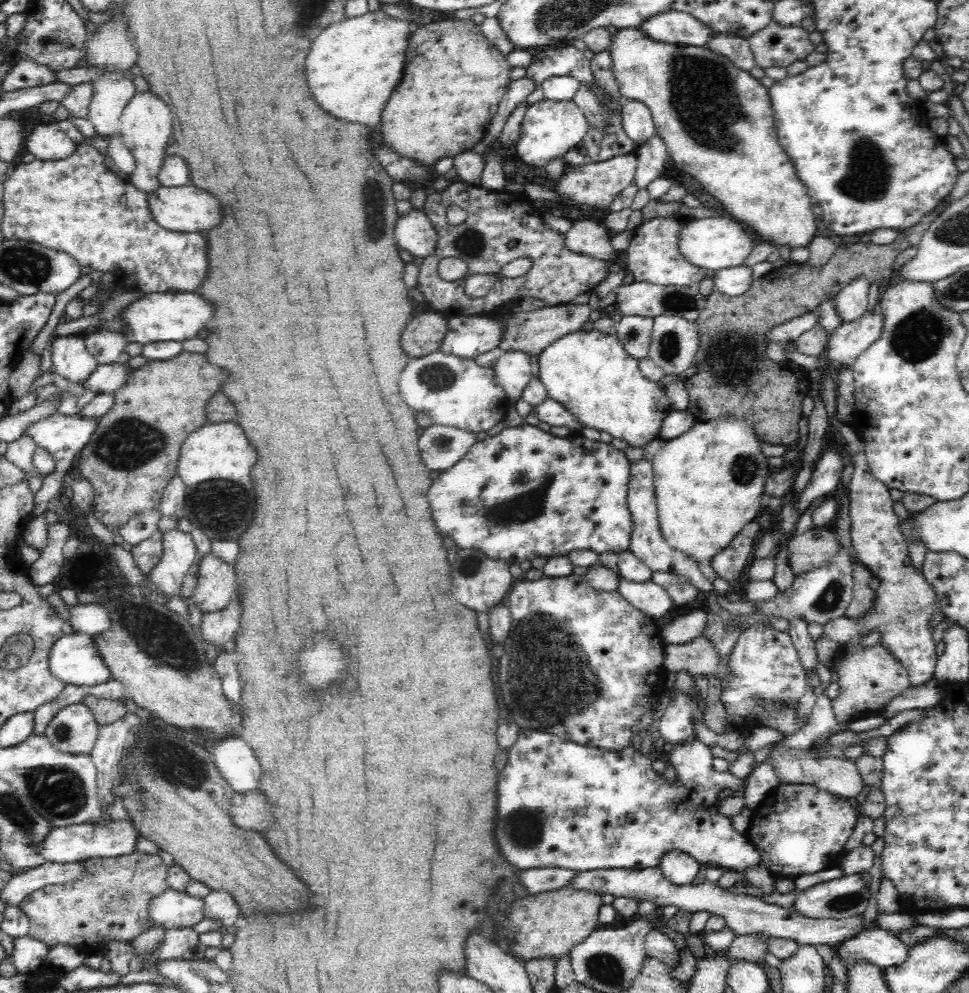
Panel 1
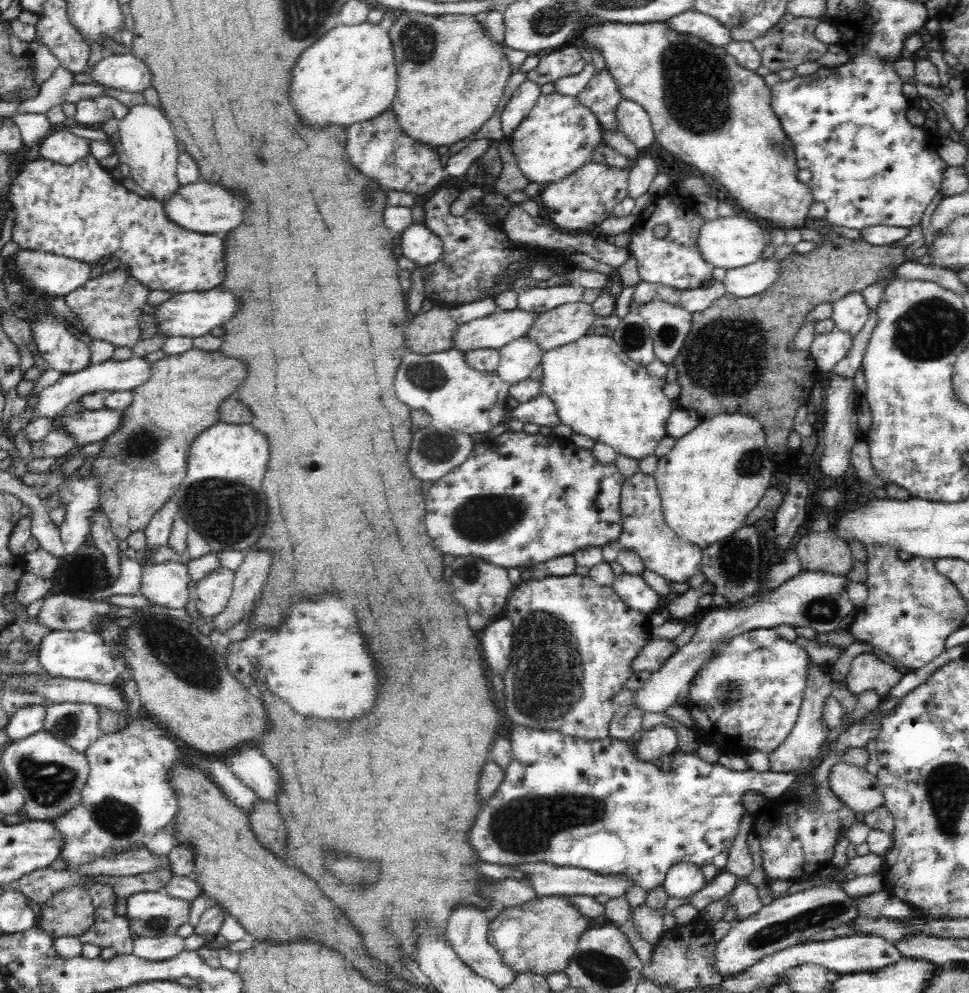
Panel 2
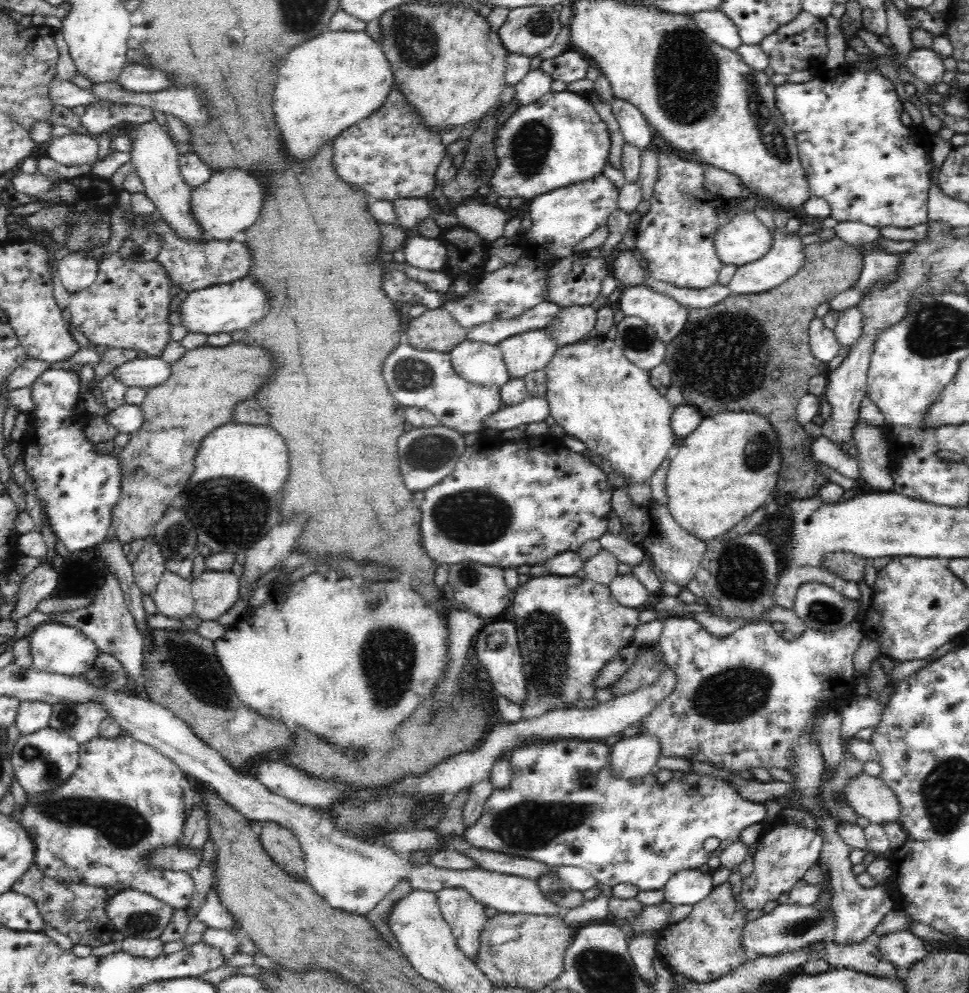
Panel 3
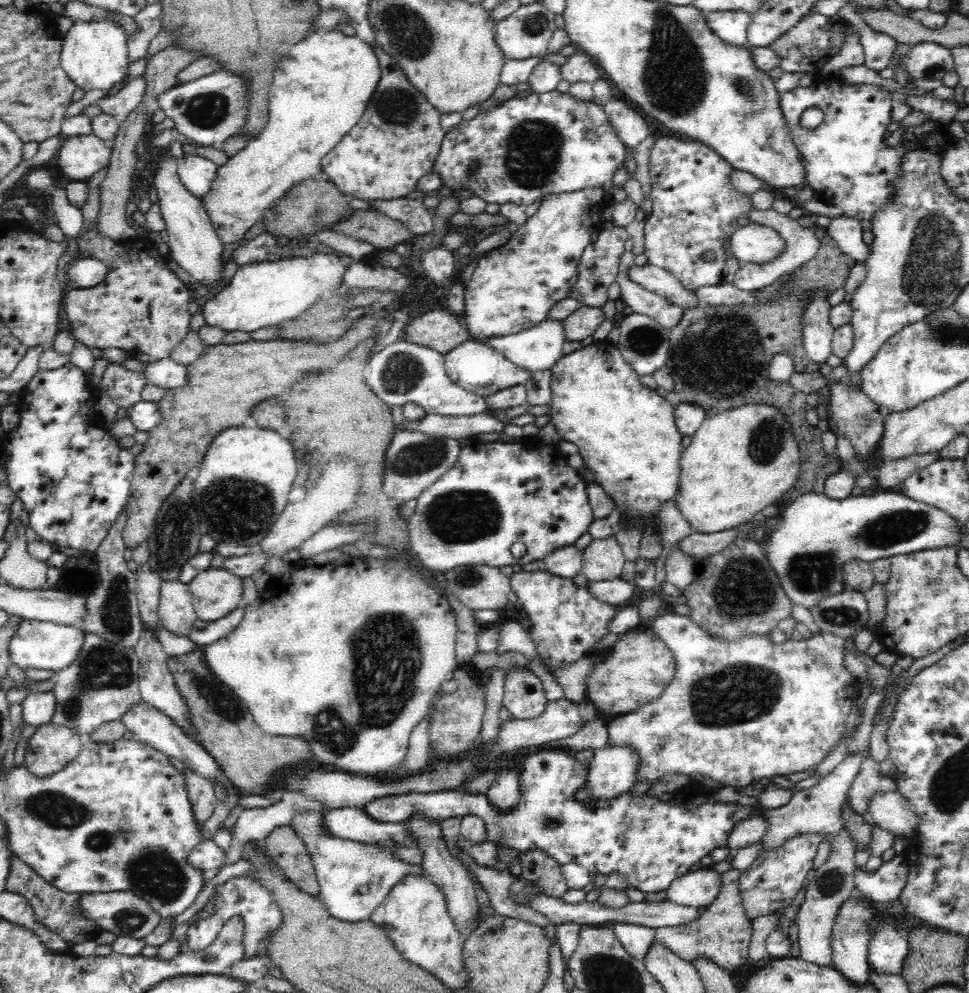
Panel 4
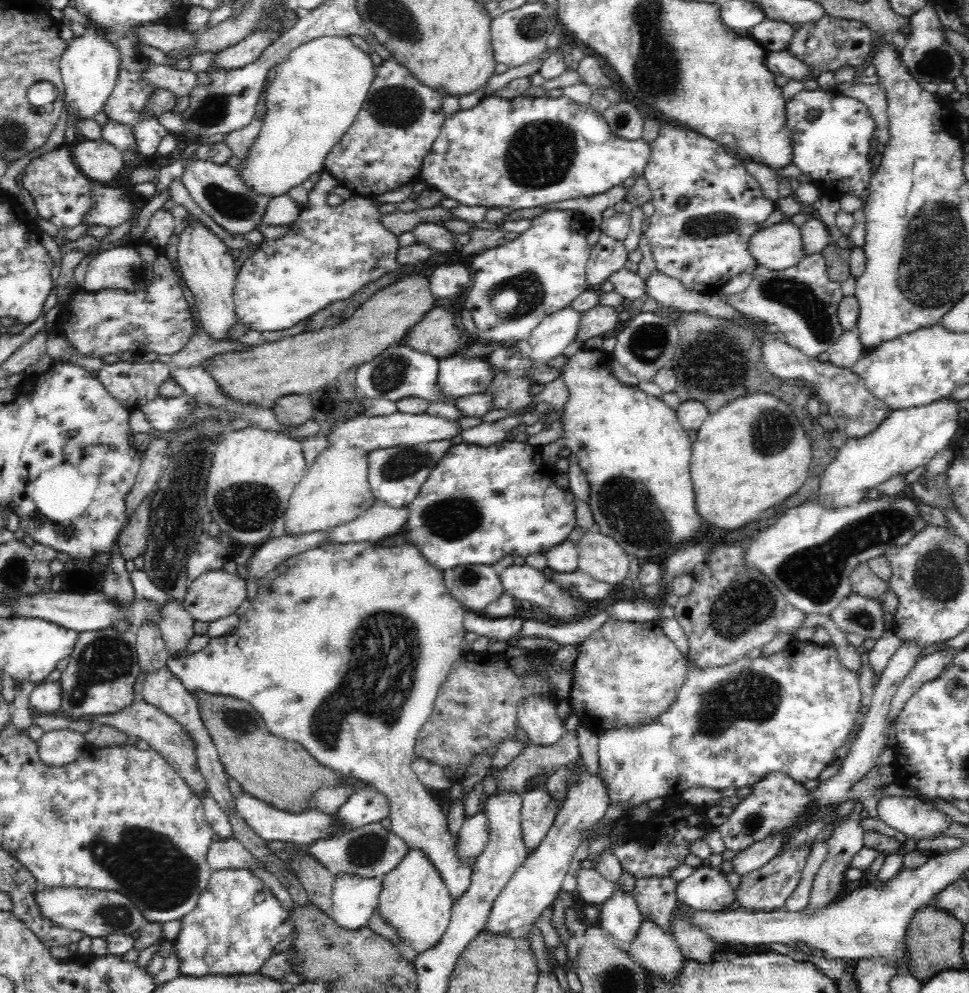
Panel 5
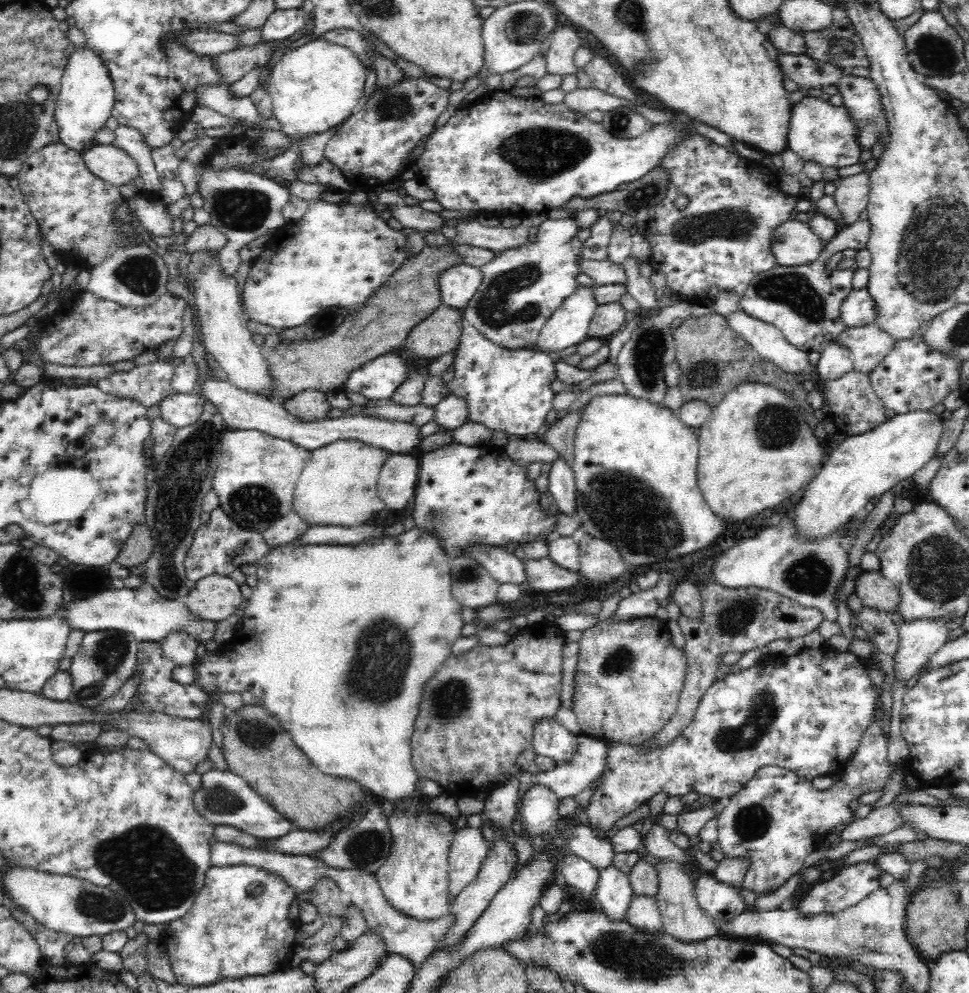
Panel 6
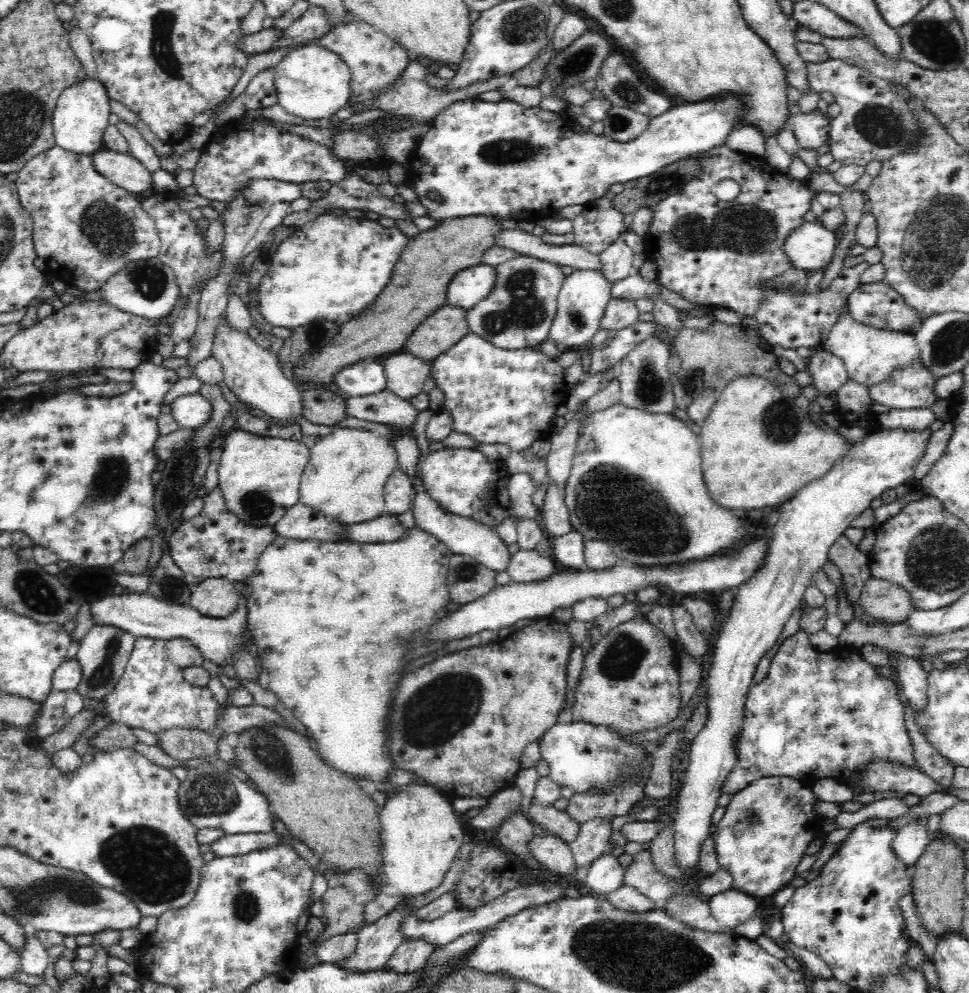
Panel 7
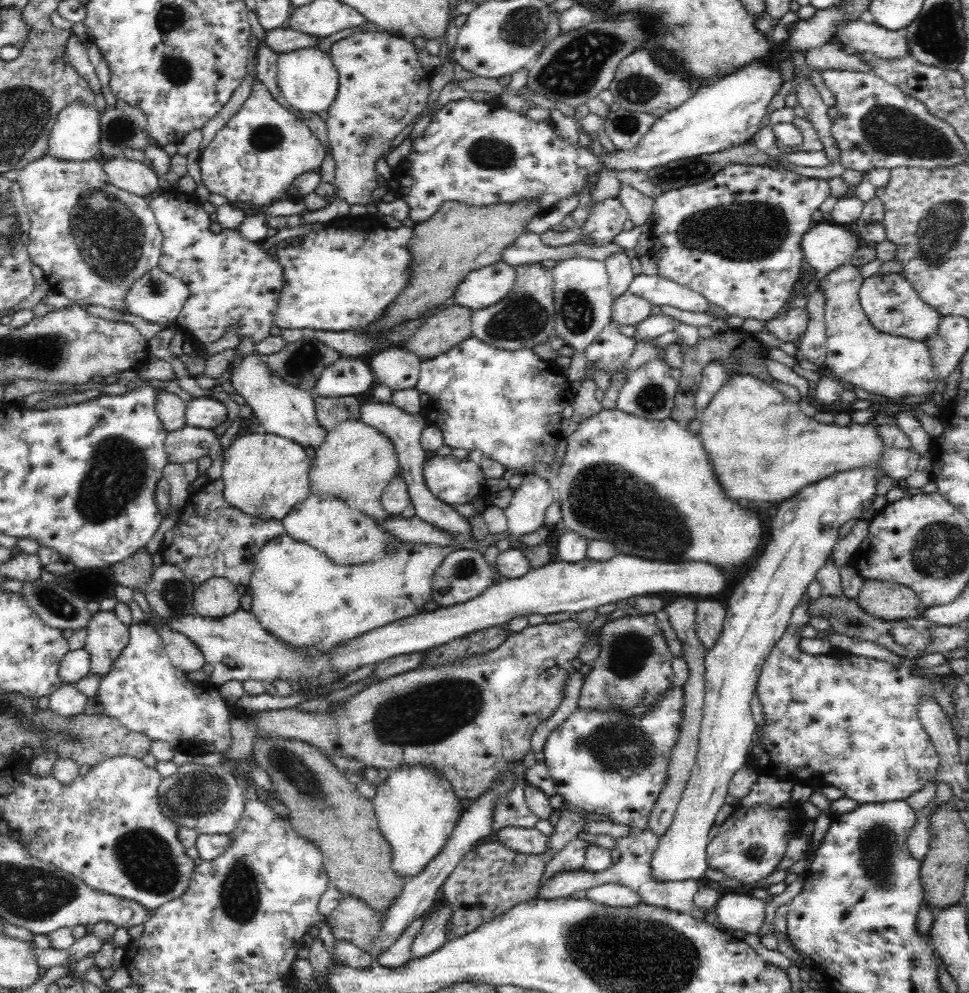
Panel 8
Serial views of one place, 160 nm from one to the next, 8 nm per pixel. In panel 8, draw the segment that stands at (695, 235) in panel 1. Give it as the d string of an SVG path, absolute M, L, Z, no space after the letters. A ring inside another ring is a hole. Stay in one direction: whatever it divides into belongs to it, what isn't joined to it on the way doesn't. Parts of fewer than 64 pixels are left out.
M832 222L814 223L801 242L806 262L814 268L816 275L820 275L820 279L836 268L849 264L860 246L864 243L857 235Z

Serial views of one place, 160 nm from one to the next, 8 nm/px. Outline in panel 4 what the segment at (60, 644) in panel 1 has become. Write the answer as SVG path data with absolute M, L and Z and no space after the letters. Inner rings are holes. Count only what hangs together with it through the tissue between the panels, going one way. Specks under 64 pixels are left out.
M22 619L18 627L15 628L15 633L7 647L10 663L24 671L29 668L62 670L77 658L84 643L84 633L79 626L62 626L52 622Z

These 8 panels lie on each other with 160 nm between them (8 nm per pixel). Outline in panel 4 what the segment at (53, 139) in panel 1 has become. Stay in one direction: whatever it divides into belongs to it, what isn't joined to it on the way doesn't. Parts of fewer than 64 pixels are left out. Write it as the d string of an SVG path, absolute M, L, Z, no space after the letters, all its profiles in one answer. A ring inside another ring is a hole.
M95 135L67 137L57 151L58 166L66 175L66 180L84 182L99 171L108 168L112 154L113 150L110 144Z

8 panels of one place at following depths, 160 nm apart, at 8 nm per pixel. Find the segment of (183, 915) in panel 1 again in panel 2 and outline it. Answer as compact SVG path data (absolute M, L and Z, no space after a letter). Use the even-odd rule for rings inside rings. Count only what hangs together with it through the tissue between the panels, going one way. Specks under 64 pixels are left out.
M166 890L143 891L132 894L127 899L125 917L130 932L135 936L158 938L159 936L174 935L178 926L188 920L188 901L170 898Z

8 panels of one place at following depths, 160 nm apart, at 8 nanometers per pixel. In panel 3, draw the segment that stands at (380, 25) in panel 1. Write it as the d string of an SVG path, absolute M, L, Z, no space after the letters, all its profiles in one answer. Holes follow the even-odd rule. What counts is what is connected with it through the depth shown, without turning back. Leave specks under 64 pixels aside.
M325 30L322 34L302 42L300 46L292 48L290 54L284 58L272 92L272 110L276 114L276 124L280 130L282 148L298 160L298 162L312 162L321 147L332 143L338 135L349 126L368 118L390 92L394 82L394 72L390 70L390 63L384 54L383 47L366 31L362 32L332 32Z

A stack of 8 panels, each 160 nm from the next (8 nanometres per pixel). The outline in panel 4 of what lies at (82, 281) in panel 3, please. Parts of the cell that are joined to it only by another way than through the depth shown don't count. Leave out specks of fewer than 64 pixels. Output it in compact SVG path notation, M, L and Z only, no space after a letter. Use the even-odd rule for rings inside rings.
M94 257L79 259L73 265L67 277L78 289L99 287L112 273L112 269L105 262Z

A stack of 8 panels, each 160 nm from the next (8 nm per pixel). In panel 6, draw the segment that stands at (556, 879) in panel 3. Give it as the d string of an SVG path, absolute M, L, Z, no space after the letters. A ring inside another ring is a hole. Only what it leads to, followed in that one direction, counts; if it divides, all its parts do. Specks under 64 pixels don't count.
M546 786L530 787L520 798L520 820L530 836L540 836L554 828L554 822L560 818L558 813L559 796Z

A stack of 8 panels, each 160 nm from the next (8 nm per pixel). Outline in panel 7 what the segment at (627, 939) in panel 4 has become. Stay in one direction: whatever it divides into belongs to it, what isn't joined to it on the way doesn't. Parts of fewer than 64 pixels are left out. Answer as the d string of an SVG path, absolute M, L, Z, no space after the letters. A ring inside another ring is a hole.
M617 850L604 852L589 864L585 883L589 889L592 889L594 896L608 895L616 888L624 885L622 884L624 871L620 863L618 863L618 854L619 851Z

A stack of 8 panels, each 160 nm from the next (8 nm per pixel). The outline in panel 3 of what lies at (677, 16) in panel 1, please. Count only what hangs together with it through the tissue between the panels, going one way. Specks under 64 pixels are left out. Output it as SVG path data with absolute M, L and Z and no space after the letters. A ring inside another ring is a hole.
M720 9L702 11L692 17L694 22L697 22L698 28L720 46L726 47L728 50L737 50L743 43L738 27L726 12L722 12Z

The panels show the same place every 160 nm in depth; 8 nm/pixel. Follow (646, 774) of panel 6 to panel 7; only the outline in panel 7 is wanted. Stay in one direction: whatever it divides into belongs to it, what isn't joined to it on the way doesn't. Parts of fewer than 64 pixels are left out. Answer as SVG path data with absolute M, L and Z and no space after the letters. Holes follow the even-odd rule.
M800 629L792 636L786 638L774 654L769 665L768 676L756 684L756 688L749 688L749 694L745 704L745 721L738 741L738 763L730 772L729 777L724 781L721 792L726 794L733 794L746 788L751 782L764 777L790 777L798 779L802 785L811 788L811 786L822 778L834 778L838 782L842 782L848 786L854 796L866 793L861 786L861 774L870 763L876 762L890 762L898 763L906 769L918 769L918 764L915 760L915 751L910 740L910 735L904 724L904 704L899 697L899 688L895 684L892 677L886 678L879 673L880 667L868 664L860 653L855 650L837 647L832 651L819 652L814 650L809 642L809 633ZM594 819L579 826L579 833L572 842L568 842L576 872L590 864L594 858L605 852L608 838L611 836L610 819Z

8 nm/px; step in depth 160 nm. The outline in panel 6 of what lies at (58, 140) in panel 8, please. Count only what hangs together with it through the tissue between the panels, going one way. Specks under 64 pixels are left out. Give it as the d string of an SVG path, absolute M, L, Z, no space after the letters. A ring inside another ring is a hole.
M77 48L67 62L61 80L61 89L55 102L54 118L59 131L59 141L71 150L90 149L96 143L96 134L106 127L115 103L115 90L102 59L90 49Z

